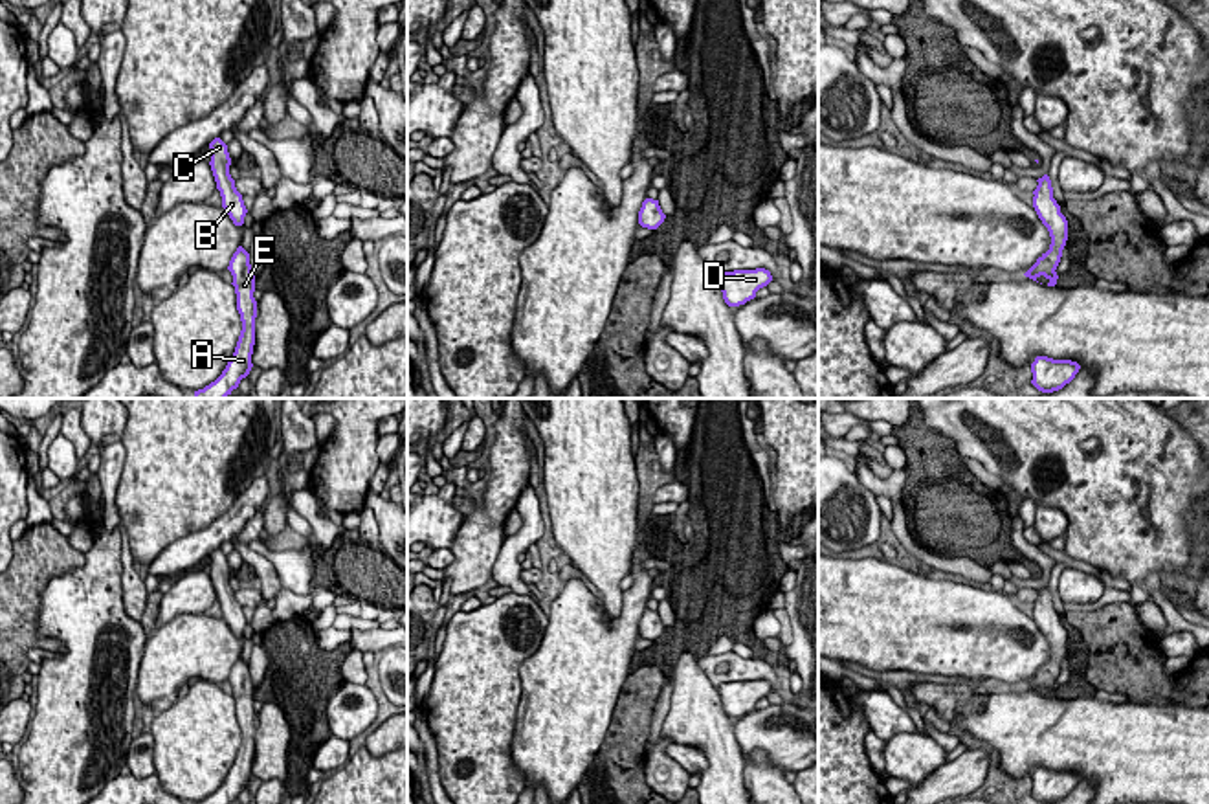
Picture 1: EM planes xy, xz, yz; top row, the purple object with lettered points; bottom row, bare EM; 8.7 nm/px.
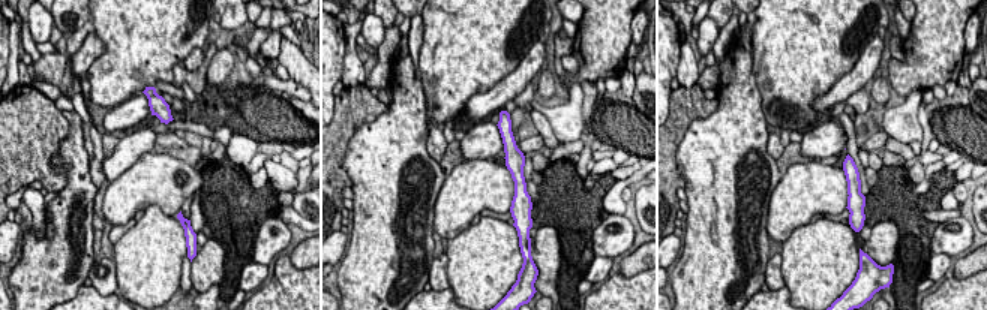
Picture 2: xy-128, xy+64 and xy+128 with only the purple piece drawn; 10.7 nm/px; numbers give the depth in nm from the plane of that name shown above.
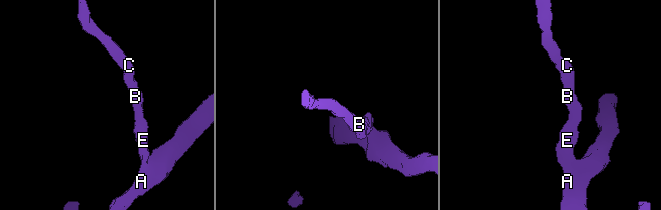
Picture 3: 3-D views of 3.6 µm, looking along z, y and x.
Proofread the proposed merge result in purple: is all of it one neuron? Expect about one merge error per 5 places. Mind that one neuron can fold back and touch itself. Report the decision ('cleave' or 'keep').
keep

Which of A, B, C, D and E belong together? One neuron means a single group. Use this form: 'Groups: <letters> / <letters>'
Groups: A B C D E

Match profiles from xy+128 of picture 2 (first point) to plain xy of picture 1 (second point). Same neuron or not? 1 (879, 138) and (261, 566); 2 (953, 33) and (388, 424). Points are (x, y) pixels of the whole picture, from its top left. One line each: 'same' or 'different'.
1: different
2: different

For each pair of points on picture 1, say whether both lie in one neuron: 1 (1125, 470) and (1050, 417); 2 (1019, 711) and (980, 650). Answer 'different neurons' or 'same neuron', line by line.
1: same neuron
2: different neurons

